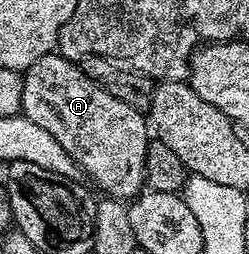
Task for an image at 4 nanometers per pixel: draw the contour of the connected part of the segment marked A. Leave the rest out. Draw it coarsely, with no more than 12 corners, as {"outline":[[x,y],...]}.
{"outline":[[74,60],[23,76],[27,119],[108,197],[145,188],[149,124]]}

